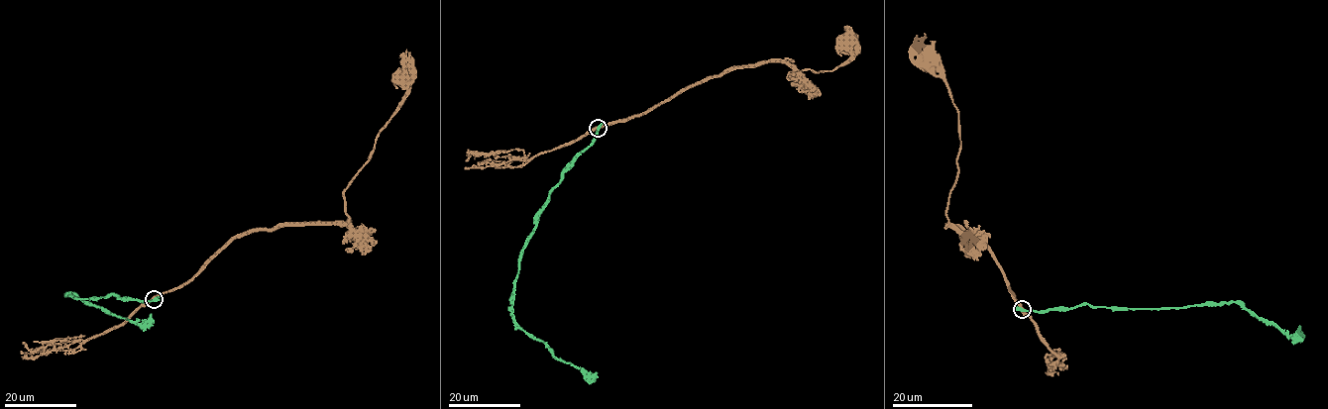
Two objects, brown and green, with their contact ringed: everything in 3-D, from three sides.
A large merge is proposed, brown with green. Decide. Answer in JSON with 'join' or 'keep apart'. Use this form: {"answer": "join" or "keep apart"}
{"answer": "keep apart"}

